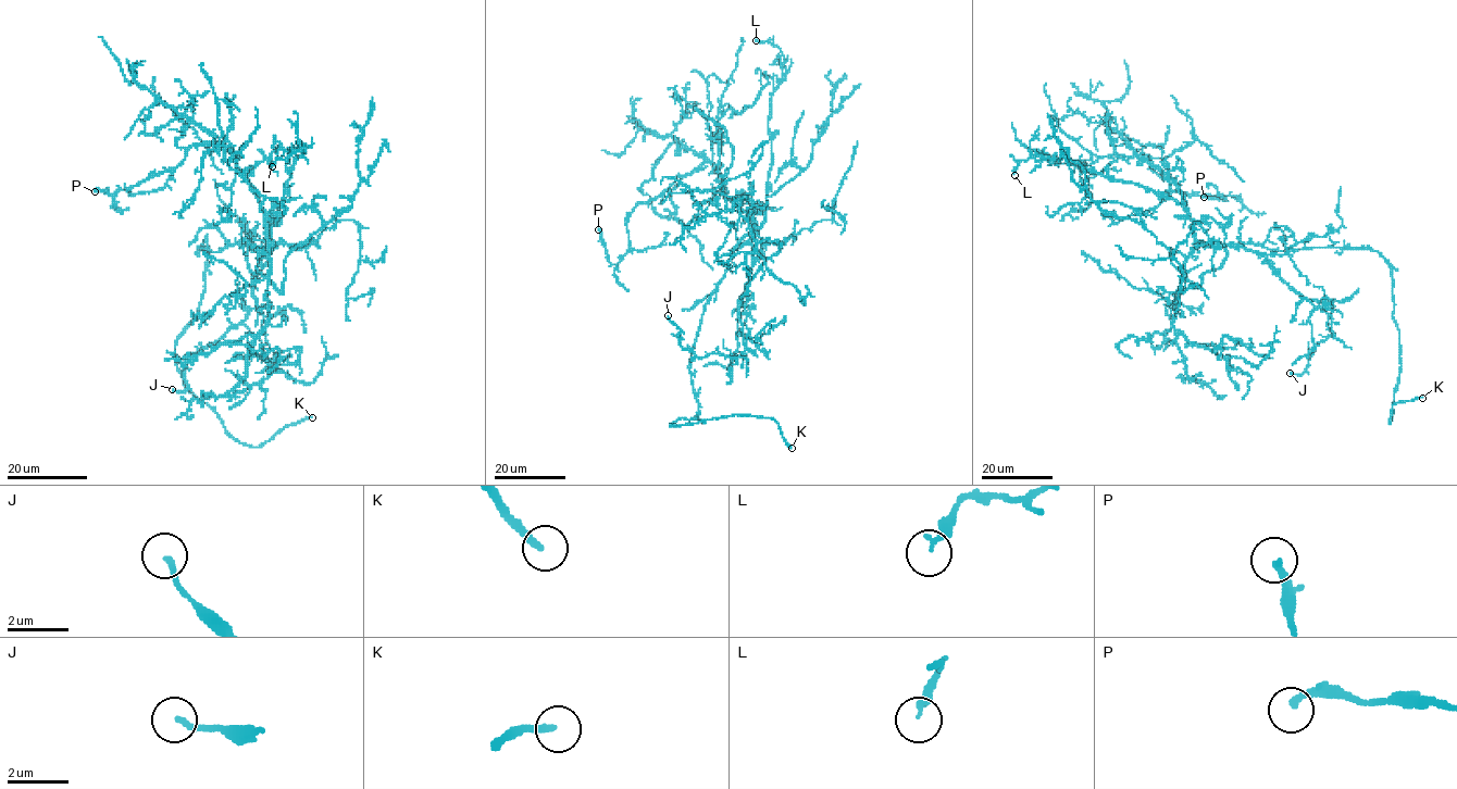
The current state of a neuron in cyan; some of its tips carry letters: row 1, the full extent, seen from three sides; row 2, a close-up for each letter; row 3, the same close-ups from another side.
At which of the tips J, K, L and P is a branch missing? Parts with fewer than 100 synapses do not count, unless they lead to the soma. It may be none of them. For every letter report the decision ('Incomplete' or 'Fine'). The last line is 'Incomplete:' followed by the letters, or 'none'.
J: Fine
K: Incomplete
L: Fine
P: Fine
Incomplete: K

